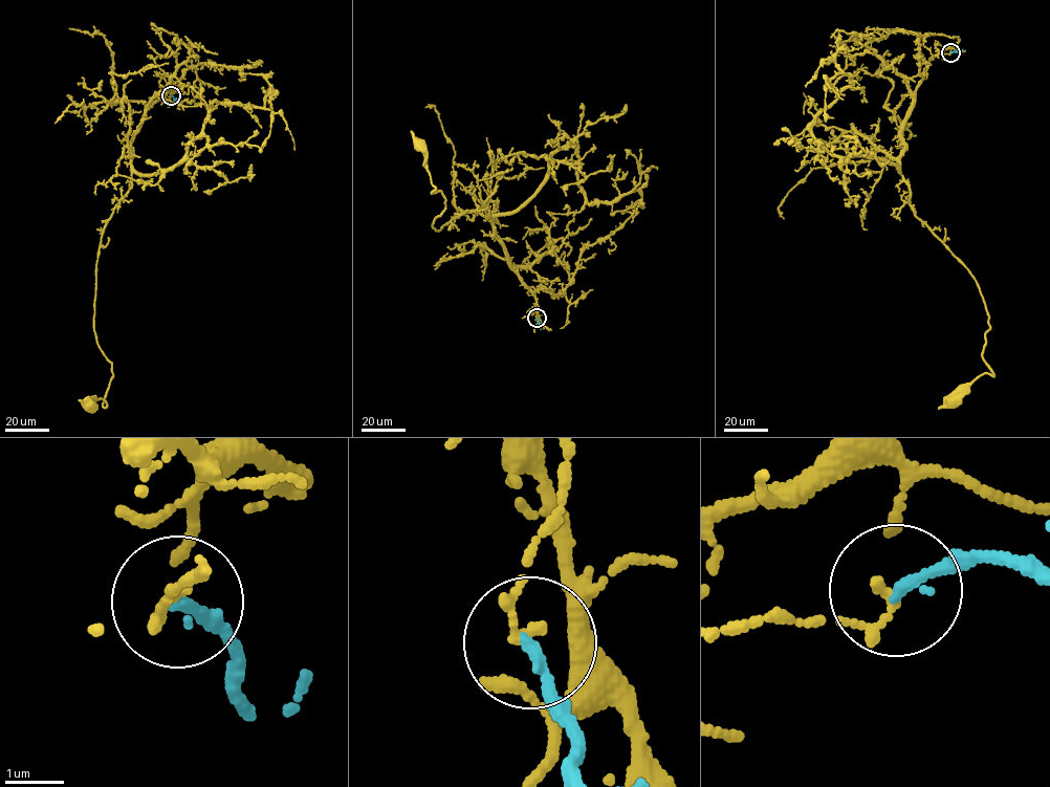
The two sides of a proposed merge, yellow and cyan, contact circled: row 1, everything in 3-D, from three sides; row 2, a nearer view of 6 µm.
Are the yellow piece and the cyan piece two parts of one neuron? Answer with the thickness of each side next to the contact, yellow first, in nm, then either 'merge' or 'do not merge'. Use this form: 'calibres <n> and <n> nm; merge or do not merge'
calibres 180 and 200 nm; do not merge

